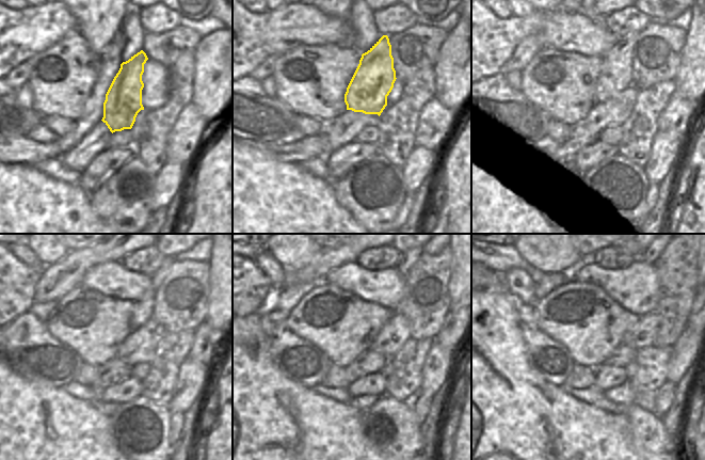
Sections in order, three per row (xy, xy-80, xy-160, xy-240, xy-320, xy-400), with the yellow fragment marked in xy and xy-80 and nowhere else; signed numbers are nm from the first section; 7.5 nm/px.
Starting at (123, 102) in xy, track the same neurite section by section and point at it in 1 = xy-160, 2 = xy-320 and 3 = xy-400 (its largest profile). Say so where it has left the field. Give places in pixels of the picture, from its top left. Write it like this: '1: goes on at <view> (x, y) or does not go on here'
1: goes on at xy-160 (617, 74)
2: goes on at xy-320 (407, 258)
3: goes on at xy-400 (650, 255)

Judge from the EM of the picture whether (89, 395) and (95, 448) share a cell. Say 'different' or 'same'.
different

